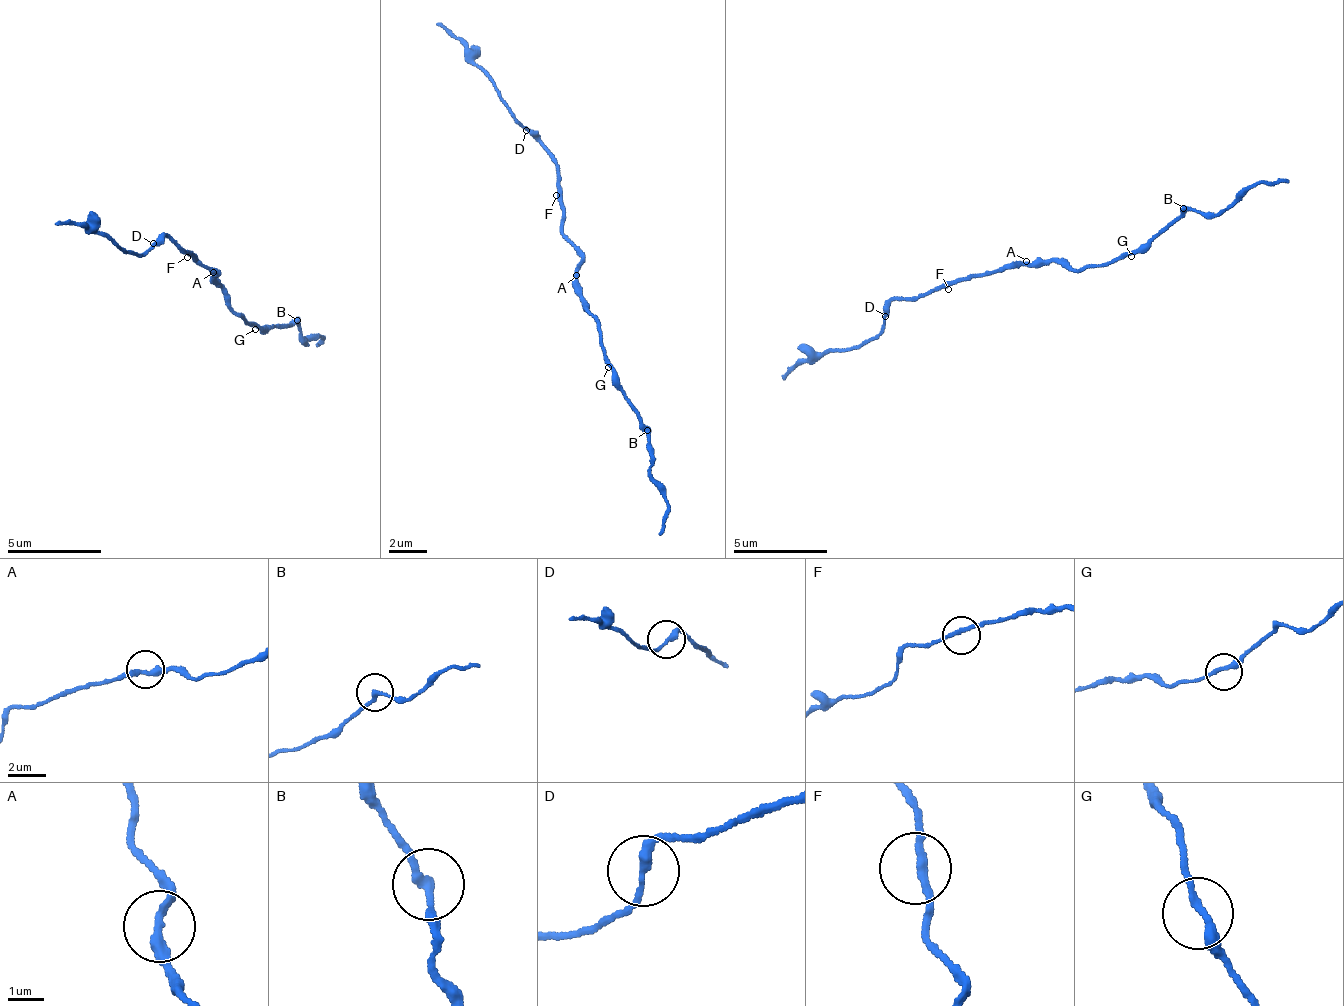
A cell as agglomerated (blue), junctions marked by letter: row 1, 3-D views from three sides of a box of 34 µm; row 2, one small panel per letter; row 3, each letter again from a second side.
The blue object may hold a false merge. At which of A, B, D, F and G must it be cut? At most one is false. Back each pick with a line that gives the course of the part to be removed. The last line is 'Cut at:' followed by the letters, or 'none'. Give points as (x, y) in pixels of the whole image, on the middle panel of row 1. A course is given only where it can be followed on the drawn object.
Cut at: none

